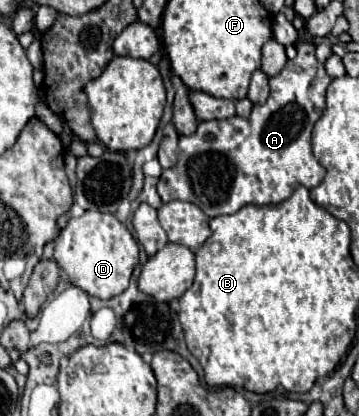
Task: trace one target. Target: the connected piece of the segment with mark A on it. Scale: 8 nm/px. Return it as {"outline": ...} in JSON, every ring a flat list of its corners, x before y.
{"outline":[[299,43,297,45,297,57,293,61,287,61,287,65,283,67,283,71,275,77,269,79,269,87,271,87,271,93,269,93,269,99,263,103,263,105,255,105,251,115,249,117,231,117,231,119,223,119,223,121,201,121,195,135,189,135,189,137,179,137,179,161,175,167,171,169,163,169,161,173,161,179,159,179,159,185,157,185,157,191,161,195,161,199,167,203,167,201,189,201,189,203,195,203,207,217,217,217,217,215,231,215,235,211,239,211,241,207,245,205,275,205,275,203,281,203,285,199,291,197,291,193,297,189,297,187,307,187,307,189,313,189,317,187,321,181,323,181,323,167,319,165,319,161,313,157,313,151,311,151,311,131,313,131,313,125,315,121,323,115,325,111,325,91,331,83,331,77,325,73,325,67,323,63,317,61,315,57,315,45,313,43]]}

